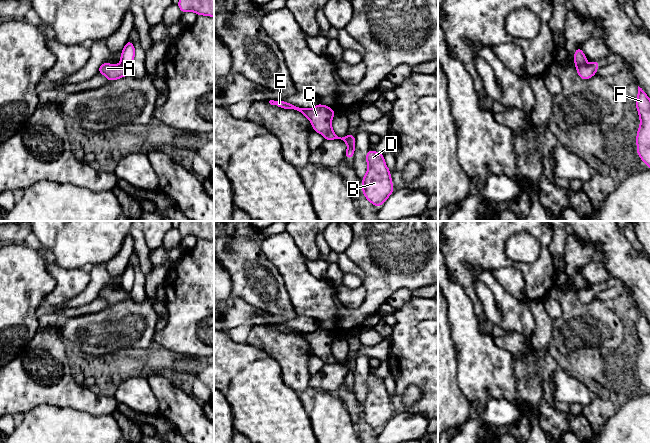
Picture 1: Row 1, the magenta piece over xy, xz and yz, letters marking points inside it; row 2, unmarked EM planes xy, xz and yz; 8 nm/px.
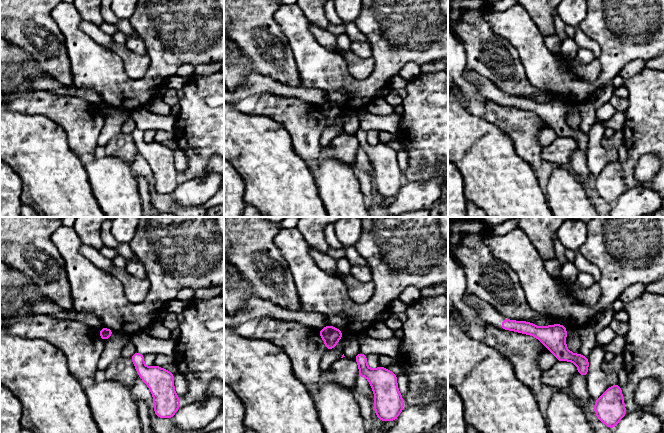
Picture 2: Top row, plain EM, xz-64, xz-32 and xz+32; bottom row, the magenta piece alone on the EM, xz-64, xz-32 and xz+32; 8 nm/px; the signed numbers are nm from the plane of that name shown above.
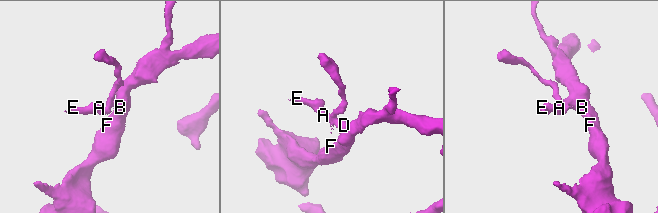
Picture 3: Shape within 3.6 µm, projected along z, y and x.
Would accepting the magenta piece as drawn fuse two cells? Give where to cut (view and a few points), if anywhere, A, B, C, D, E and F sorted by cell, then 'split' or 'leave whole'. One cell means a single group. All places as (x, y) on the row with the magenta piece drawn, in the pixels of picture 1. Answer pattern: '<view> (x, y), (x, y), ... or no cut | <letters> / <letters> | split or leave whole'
xz (347, 135), (348, 141), (354, 149) | A C E / B D F | split

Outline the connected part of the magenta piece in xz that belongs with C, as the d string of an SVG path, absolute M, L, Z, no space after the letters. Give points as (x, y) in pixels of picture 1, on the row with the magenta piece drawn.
M270 100L269 103L271 105L277 105L280 108L293 109L295 111L301 112L305 117L310 120L314 131L322 134L325 140L341 139L347 143L348 148L345 154L345 157L347 159L350 159L354 156L354 149L351 143L349 142L348 136L341 138L333 132L331 121L335 115L335 112L330 107L317 104L312 109L304 109L301 107L297 107L293 104L287 103L285 101Z

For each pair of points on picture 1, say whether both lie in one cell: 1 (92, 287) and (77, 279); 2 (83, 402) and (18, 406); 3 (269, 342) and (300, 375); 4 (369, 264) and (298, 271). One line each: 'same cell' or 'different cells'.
1: different cells
2: same cell
3: same cell
4: same cell

